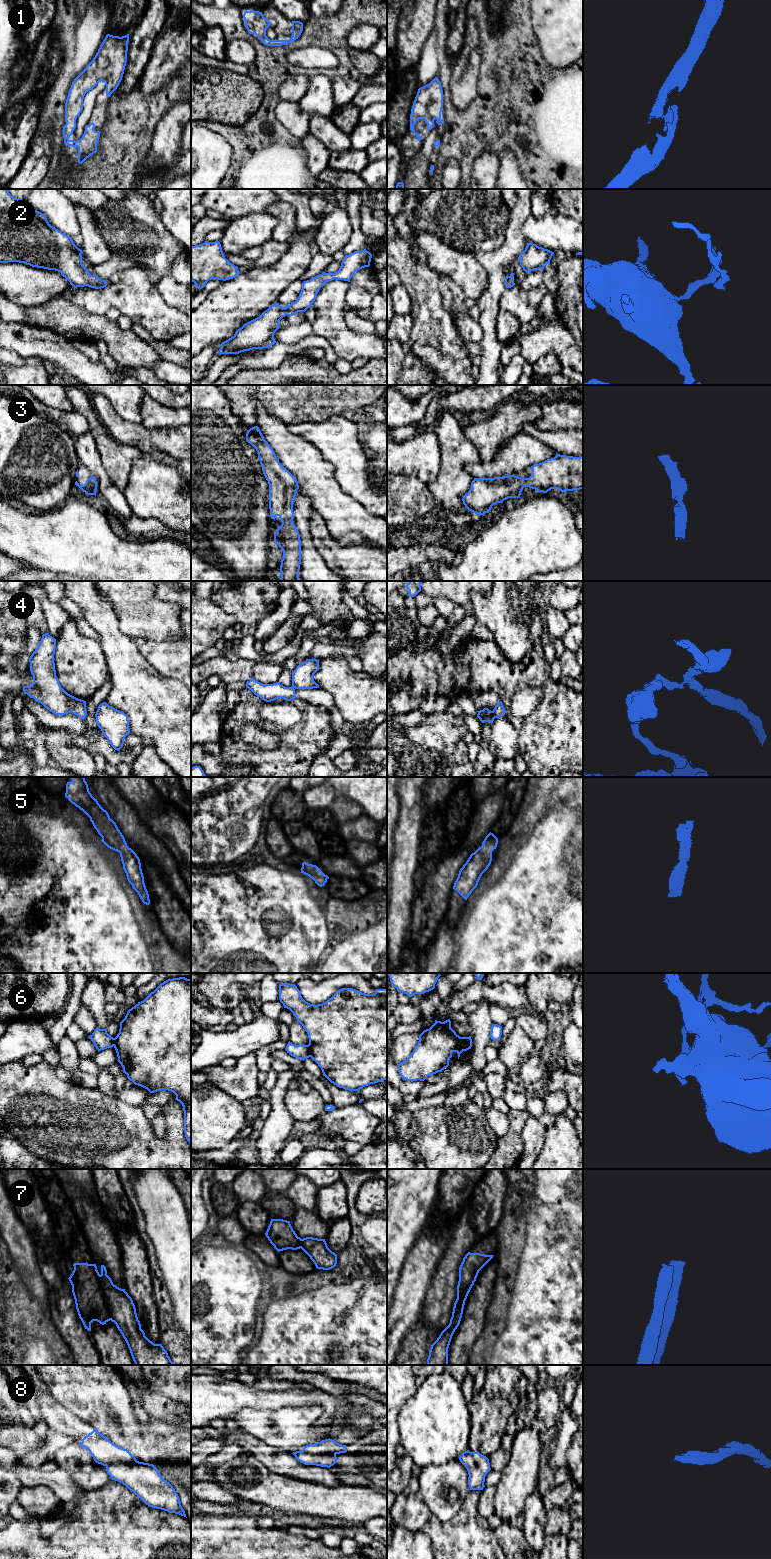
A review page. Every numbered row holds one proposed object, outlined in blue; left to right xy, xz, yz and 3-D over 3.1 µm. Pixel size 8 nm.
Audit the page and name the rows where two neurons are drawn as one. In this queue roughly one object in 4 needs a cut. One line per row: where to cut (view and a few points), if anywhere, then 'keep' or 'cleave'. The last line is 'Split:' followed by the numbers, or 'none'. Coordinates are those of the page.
1: cut none; keep
2: cut none; keep
3: cut none; keep
4: cut yz (492, 711), (495, 717); cleave
5: cut none; keep
6: cut xz (307, 1045), (310, 1056); cleave
7: cut xy (99, 1275), (111, 1319); cleave
8: cut none; keep
Split: 4, 6, 7

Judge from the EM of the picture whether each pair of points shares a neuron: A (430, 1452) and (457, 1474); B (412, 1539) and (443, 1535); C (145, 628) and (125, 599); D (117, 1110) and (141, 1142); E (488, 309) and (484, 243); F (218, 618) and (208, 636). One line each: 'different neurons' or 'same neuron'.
A: different neurons
B: different neurons
C: same neuron
D: same neuron
E: different neurons
F: same neuron

